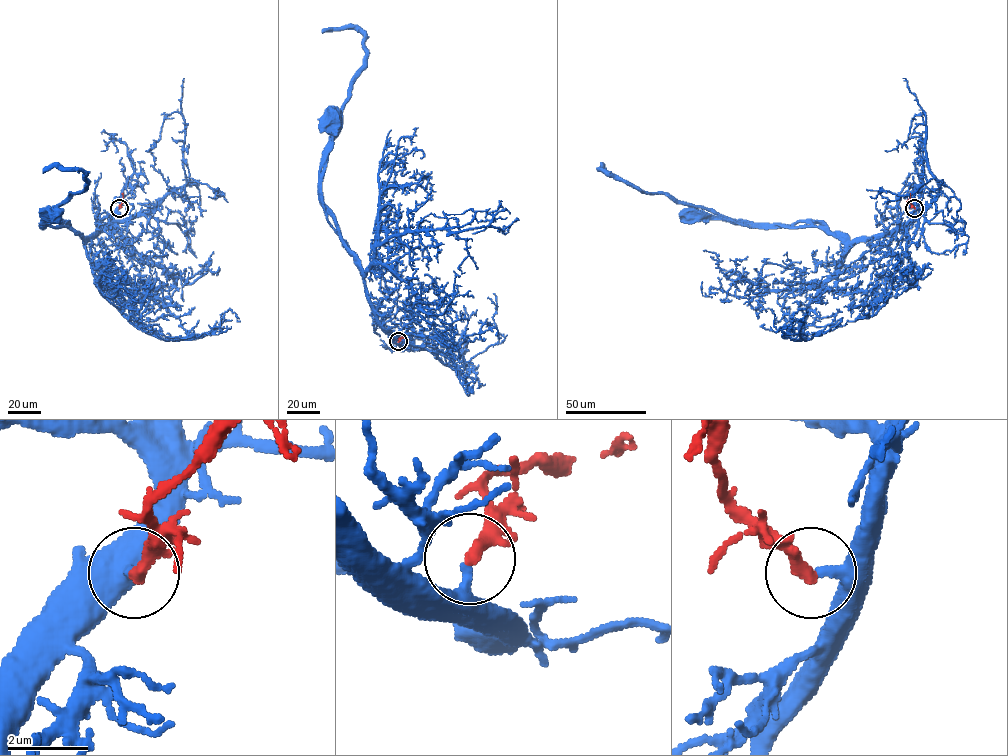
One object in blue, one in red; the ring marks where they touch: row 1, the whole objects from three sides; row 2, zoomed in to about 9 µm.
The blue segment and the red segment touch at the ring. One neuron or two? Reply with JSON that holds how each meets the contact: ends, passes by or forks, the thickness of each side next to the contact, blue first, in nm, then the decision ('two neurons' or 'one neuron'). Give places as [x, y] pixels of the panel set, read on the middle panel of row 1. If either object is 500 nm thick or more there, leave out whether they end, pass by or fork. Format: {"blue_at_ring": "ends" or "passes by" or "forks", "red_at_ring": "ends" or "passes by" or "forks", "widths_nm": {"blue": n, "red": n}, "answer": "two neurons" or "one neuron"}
{"blue_at_ring": "ends", "red_at_ring": "ends", "widths_nm": {"blue": 320, "red": 360}, "answer": "one neuron"}

